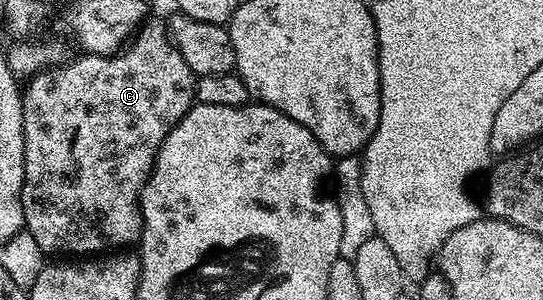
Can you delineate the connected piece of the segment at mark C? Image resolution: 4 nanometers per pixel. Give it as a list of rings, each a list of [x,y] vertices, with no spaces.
[[[154,16],[147,17],[146,21],[142,23],[140,29],[135,33],[134,37],[122,47],[121,50],[116,54],[87,54],[83,53],[82,58],[74,58],[71,62],[63,64],[59,70],[50,70],[51,68],[43,69],[41,72],[33,75],[29,79],[30,82],[25,83],[24,89],[22,90],[22,111],[24,112],[24,184],[22,185],[22,220],[24,223],[25,233],[32,236],[32,240],[36,240],[36,244],[42,249],[43,255],[50,256],[50,254],[58,254],[54,256],[94,256],[99,252],[109,251],[111,248],[130,248],[130,246],[139,241],[142,237],[142,206],[138,203],[138,198],[142,194],[142,185],[148,180],[148,176],[152,172],[154,167],[154,161],[158,155],[158,150],[164,144],[164,140],[168,136],[168,132],[172,129],[176,123],[182,119],[189,111],[191,106],[195,105],[196,99],[194,96],[194,84],[196,76],[192,72],[192,68],[188,68],[188,64],[184,64],[184,56],[180,56],[180,52],[174,46],[174,43],[170,40],[168,33],[168,26],[165,21],[162,22]]]

